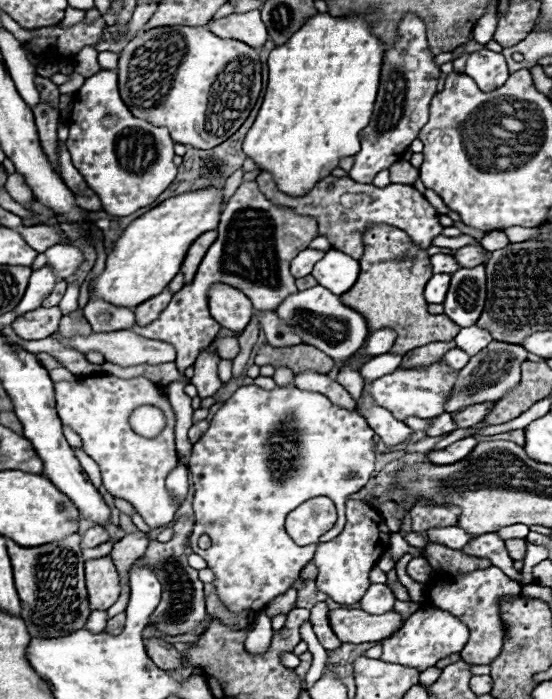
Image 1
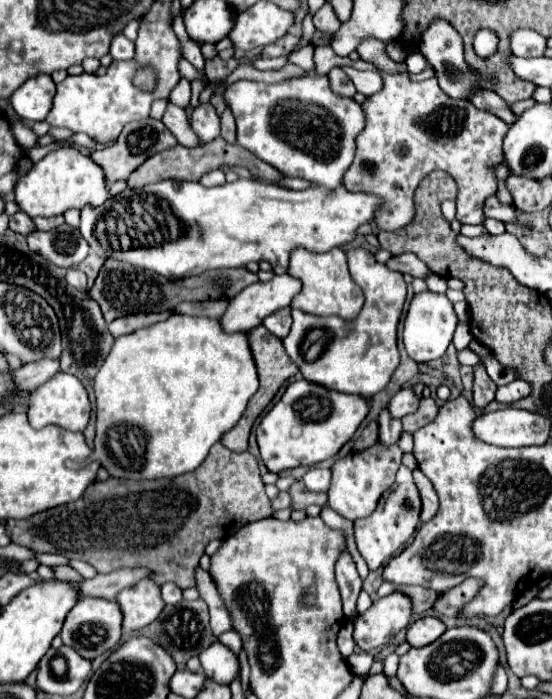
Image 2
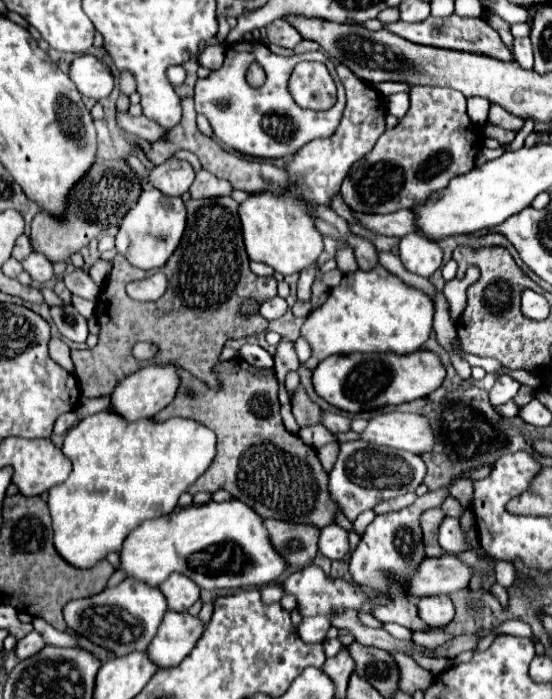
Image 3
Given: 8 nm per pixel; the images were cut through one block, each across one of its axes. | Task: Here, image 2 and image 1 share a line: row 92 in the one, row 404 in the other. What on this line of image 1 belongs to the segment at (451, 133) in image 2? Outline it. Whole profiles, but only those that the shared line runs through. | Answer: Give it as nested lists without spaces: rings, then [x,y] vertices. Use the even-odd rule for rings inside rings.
[[[444,358],[432,362],[424,370],[406,370],[406,368],[396,368],[392,374],[384,374],[382,378],[376,378],[372,382],[364,382],[364,388],[372,396],[372,400],[392,412],[396,420],[406,420],[410,416],[416,418],[436,418],[444,414],[444,402],[448,400],[448,394],[452,394],[454,386],[458,380],[458,370],[452,370]]]

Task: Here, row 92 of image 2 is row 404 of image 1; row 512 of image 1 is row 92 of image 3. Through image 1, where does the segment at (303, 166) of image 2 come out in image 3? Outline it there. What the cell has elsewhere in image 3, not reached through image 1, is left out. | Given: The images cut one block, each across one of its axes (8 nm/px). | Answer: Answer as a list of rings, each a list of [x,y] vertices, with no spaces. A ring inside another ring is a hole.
[[[246,40],[230,44],[226,50],[224,66],[216,72],[210,72],[208,78],[196,82],[194,102],[196,102],[196,112],[204,114],[210,120],[214,134],[224,144],[228,144],[230,148],[234,148],[242,154],[260,156],[260,158],[292,156],[304,144],[308,144],[316,138],[332,136],[340,124],[342,110],[346,104],[344,102],[344,86],[336,76],[334,62],[328,56],[324,56],[322,52],[306,52],[306,54],[294,54],[290,58],[284,58],[284,56],[276,56],[274,52],[270,52],[268,46],[264,46],[262,42],[252,44]],[[252,58],[256,62],[260,62],[266,72],[266,82],[260,88],[252,88],[246,82],[246,68],[248,68],[248,64],[252,64]],[[302,60],[318,60],[328,66],[328,70],[338,86],[338,102],[330,110],[326,110],[326,112],[304,110],[292,100],[292,96],[288,92],[288,78],[290,78],[294,66]],[[219,101],[227,102],[226,107],[221,108],[218,105]],[[286,106],[290,106],[290,112],[280,112]]]

